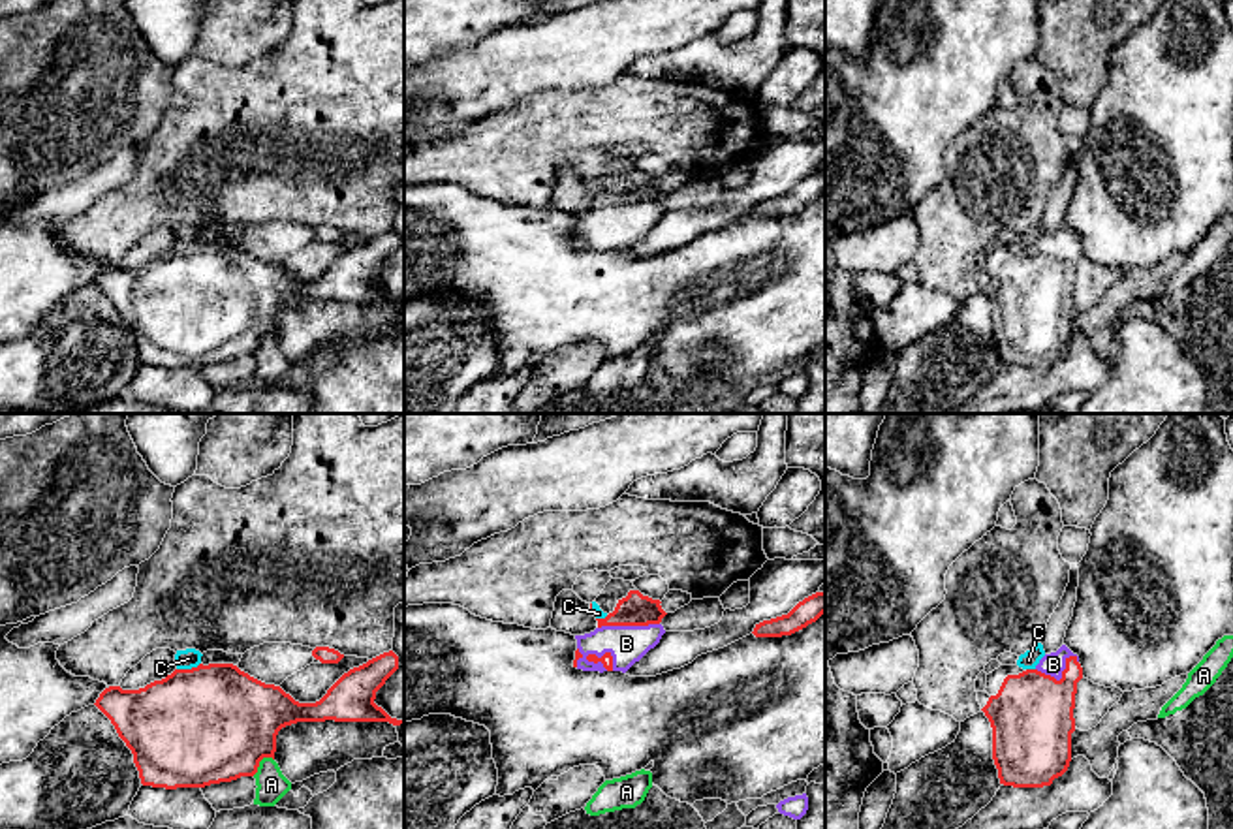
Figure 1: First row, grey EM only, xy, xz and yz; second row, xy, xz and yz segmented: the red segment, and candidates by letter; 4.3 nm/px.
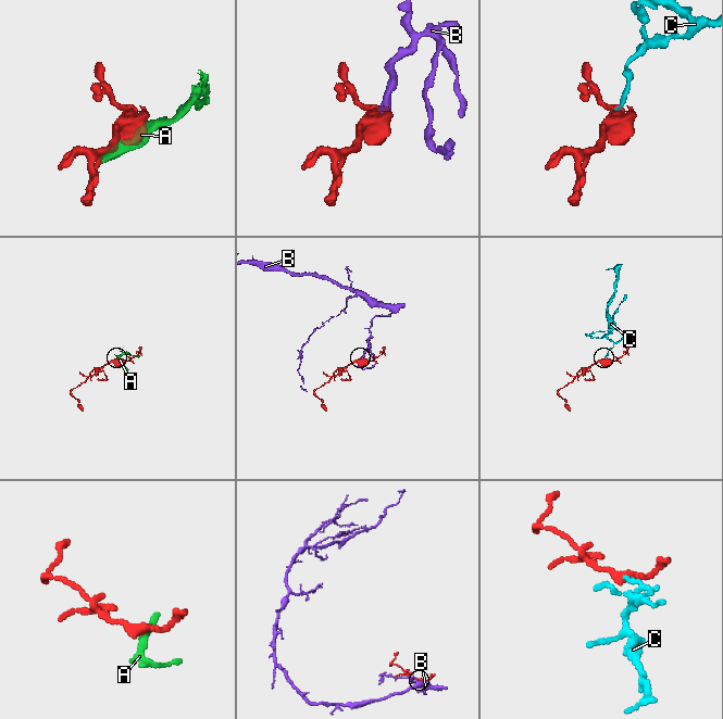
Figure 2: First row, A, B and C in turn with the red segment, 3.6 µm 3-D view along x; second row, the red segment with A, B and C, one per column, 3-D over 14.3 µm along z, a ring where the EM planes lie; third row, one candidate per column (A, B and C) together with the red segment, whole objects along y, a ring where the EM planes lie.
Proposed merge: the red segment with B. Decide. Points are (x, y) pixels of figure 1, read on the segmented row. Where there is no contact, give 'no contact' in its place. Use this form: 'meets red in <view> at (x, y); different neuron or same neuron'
meets red in xz at (602, 656); same neuron

